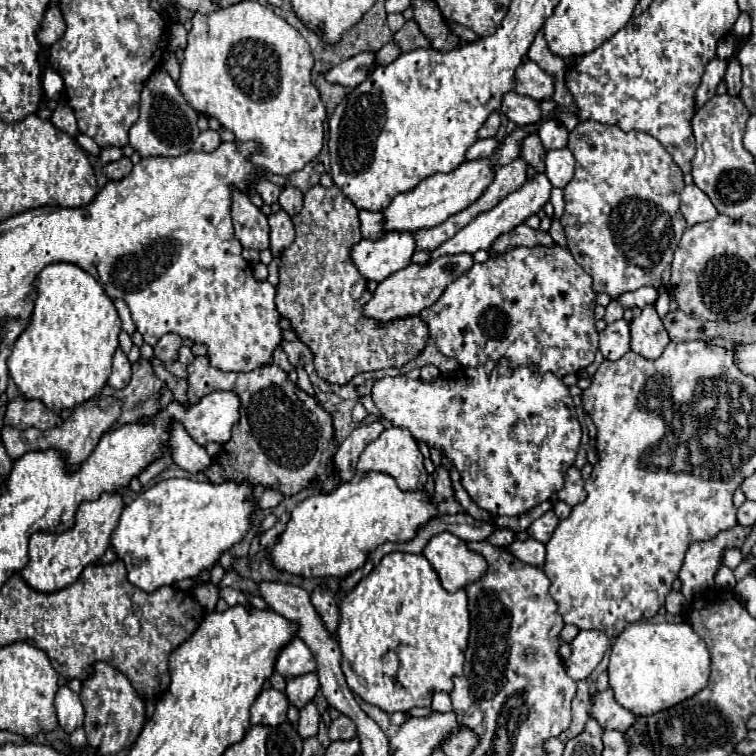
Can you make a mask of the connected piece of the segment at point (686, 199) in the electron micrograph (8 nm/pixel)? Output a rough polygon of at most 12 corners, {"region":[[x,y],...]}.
{"region":[[695,185],[681,191],[687,225],[711,221],[717,209]]}

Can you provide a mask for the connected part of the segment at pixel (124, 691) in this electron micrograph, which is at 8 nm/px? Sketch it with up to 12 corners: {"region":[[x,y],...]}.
{"region":[[103,661],[83,681],[89,747],[115,755],[147,721],[145,697]]}

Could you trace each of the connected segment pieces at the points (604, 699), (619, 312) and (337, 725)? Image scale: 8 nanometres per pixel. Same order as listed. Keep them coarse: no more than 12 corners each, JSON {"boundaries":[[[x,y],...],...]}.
{"boundaries":[[[611,689],[597,695],[591,715],[603,729],[627,731],[635,715]],[[613,299],[607,305],[605,321],[623,319],[623,305]],[[339,715],[331,727],[331,741],[347,741],[357,735],[355,723]]]}

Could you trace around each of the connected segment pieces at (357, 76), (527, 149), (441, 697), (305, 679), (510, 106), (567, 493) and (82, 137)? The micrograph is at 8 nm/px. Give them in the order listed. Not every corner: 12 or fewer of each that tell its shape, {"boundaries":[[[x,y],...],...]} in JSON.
{"boundaries":[[[373,51],[339,63],[325,77],[357,87],[375,69]],[[537,133],[521,145],[521,157],[537,171],[545,169],[545,149]],[[435,693],[431,709],[437,713],[451,711],[447,693]],[[315,673],[289,677],[287,699],[301,709],[319,689]],[[509,91],[501,111],[517,125],[541,121],[539,101]],[[573,467],[565,475],[565,487],[557,499],[575,507],[587,493],[581,473]],[[85,134],[76,137],[80,147],[99,156],[101,148]]]}

